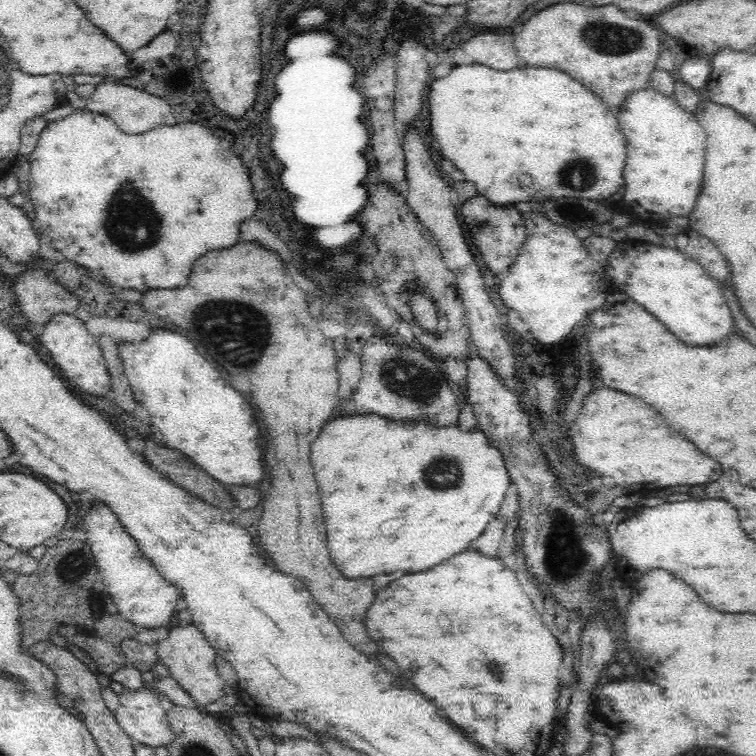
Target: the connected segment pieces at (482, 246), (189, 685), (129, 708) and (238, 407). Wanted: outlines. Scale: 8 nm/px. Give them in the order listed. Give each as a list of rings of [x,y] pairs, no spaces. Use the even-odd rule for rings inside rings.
[[[476,195],[462,203],[460,214],[462,214],[464,224],[468,228],[468,235],[474,240],[476,248],[480,250],[486,266],[497,276],[502,277],[505,275],[508,266],[516,260],[519,248],[526,240],[521,207],[496,206],[484,198],[484,196]]]
[[[191,622],[187,626],[172,627],[166,639],[157,642],[156,648],[159,662],[168,668],[171,678],[184,688],[192,700],[199,702],[201,706],[220,700],[226,686],[217,670],[216,651],[196,625]]]
[[[151,688],[124,689],[114,713],[122,731],[133,741],[156,748],[166,746],[175,737],[170,731],[167,711]]]
[[[152,327],[144,342],[116,342],[116,347],[135,399],[150,412],[161,443],[185,453],[194,465],[224,485],[260,483],[264,468],[257,445],[258,414],[196,352],[188,338]]]

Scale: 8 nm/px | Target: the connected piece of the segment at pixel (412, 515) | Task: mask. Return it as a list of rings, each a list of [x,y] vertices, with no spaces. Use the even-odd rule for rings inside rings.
[[[376,414],[338,418],[322,426],[318,438],[311,444],[310,458],[322,494],[322,508],[330,542],[328,550],[332,562],[346,578],[370,578],[378,572],[390,574],[396,570],[404,570],[406,574],[424,572],[442,560],[464,552],[470,542],[486,530],[488,523],[498,517],[511,480],[500,451],[489,443],[483,430],[475,426],[463,431],[458,422],[450,426],[435,426],[431,420],[390,422]],[[338,526],[362,526],[364,530],[340,530]],[[338,538],[360,544],[338,544],[342,542]]]

